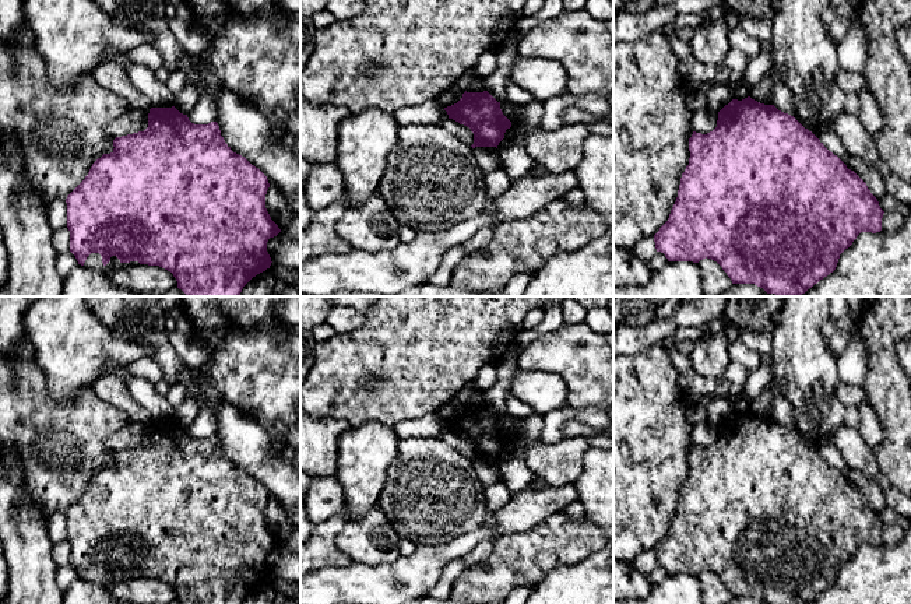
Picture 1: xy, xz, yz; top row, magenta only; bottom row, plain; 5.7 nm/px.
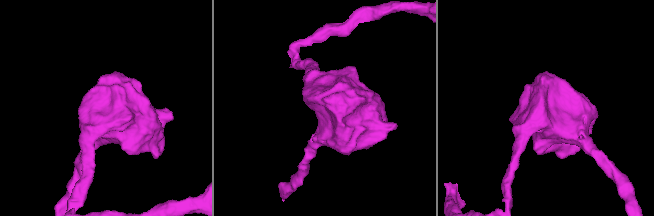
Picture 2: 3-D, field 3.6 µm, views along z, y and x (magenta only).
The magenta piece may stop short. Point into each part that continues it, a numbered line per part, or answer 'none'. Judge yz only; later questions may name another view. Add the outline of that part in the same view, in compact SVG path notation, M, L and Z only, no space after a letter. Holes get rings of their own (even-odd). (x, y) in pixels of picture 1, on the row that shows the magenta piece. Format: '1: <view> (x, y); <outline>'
none

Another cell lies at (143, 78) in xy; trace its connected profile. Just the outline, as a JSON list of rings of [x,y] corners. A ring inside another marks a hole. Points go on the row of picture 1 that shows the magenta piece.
[[[110,50],[106,62],[123,67],[131,85],[150,99],[152,108],[175,106],[176,95],[166,87],[166,84],[155,77],[154,70],[131,63],[127,59],[127,52]]]

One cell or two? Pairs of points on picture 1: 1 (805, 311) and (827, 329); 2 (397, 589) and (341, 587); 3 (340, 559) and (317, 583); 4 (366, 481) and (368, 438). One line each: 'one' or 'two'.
1: two
2: one
3: two
4: one

